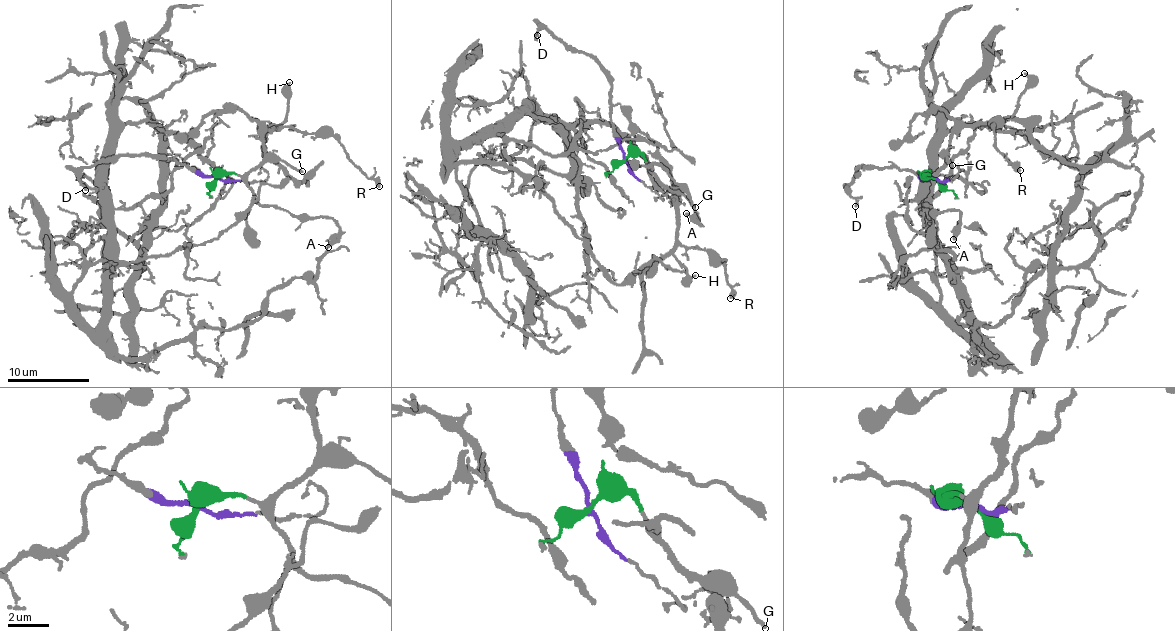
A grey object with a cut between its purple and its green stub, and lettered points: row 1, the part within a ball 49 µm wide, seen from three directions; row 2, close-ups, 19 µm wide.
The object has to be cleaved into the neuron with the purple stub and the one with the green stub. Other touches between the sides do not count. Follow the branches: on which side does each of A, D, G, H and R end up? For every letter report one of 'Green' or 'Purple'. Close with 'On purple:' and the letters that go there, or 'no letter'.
A: Green
D: Purple
G: Green
H: Green
R: Green
On purple: D

